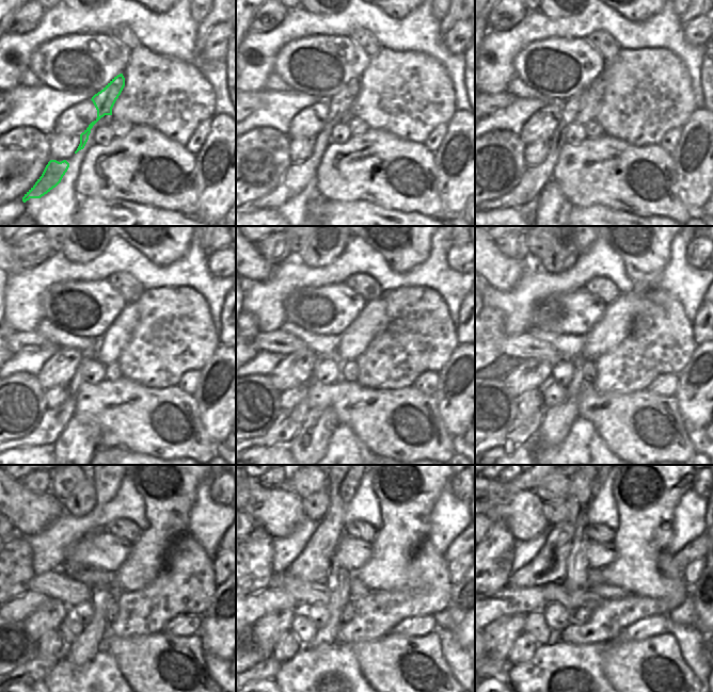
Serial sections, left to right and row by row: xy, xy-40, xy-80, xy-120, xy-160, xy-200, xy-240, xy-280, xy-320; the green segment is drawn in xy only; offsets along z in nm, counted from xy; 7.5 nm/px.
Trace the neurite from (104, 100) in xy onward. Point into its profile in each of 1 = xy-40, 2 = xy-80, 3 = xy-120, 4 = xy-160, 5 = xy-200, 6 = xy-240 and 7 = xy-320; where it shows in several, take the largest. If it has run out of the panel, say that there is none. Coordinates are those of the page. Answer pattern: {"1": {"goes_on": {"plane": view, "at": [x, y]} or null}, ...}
{"1": {"goes_on": {"plane": "xy-40", "at": [297, 176]}}, "2": {"goes_on": {"plane": "xy-80", "at": [534, 178]}}, "3": {"goes_on": {"plane": "xy-120", "at": [52, 422]}}, "4": {"goes_on": {"plane": "xy-160", "at": [288, 422]}}, "5": {"goes_on": {"plane": "xy-200", "at": [522, 430]}}, "6": {"goes_on": {"plane": "xy-240", "at": [34, 671]}}, "7": {"goes_on": {"plane": "xy-320", "at": [503, 675]}}}

